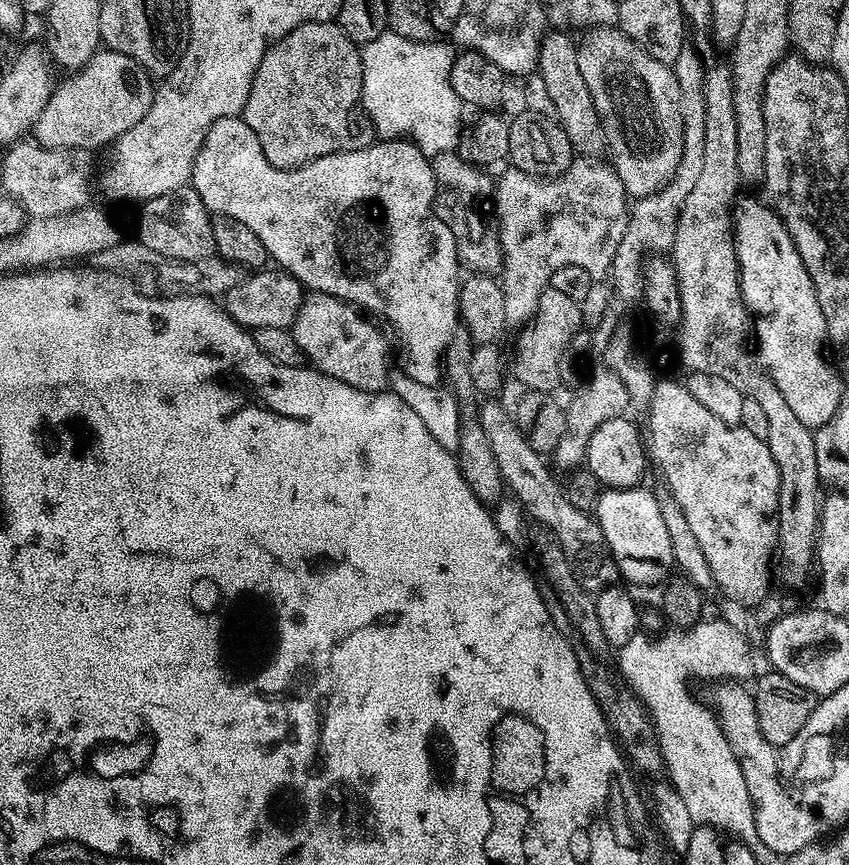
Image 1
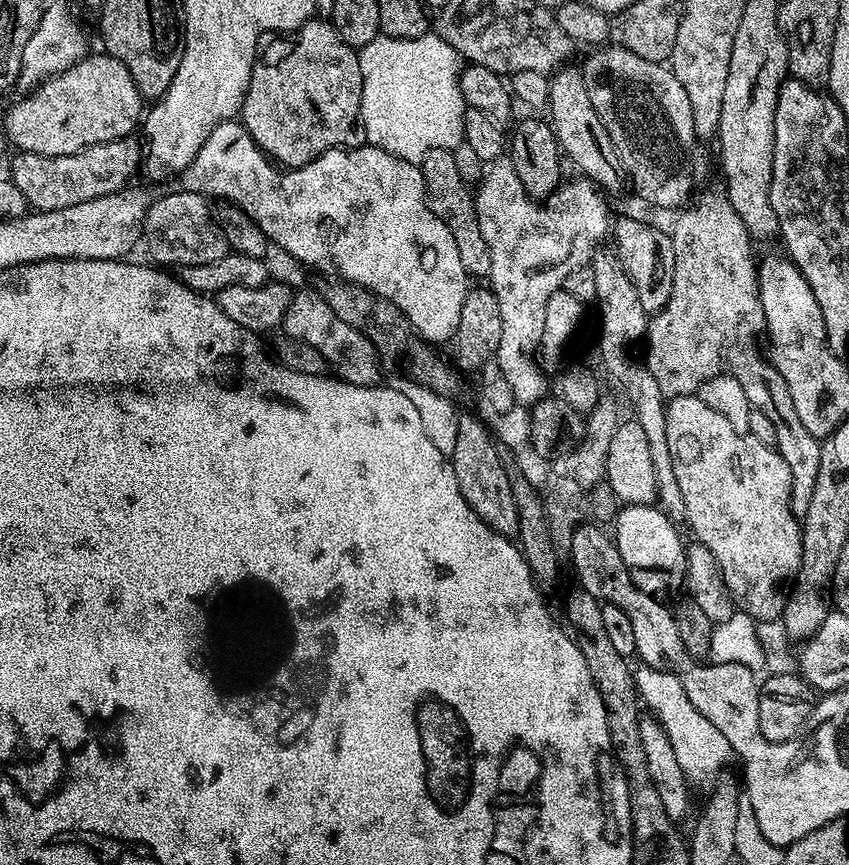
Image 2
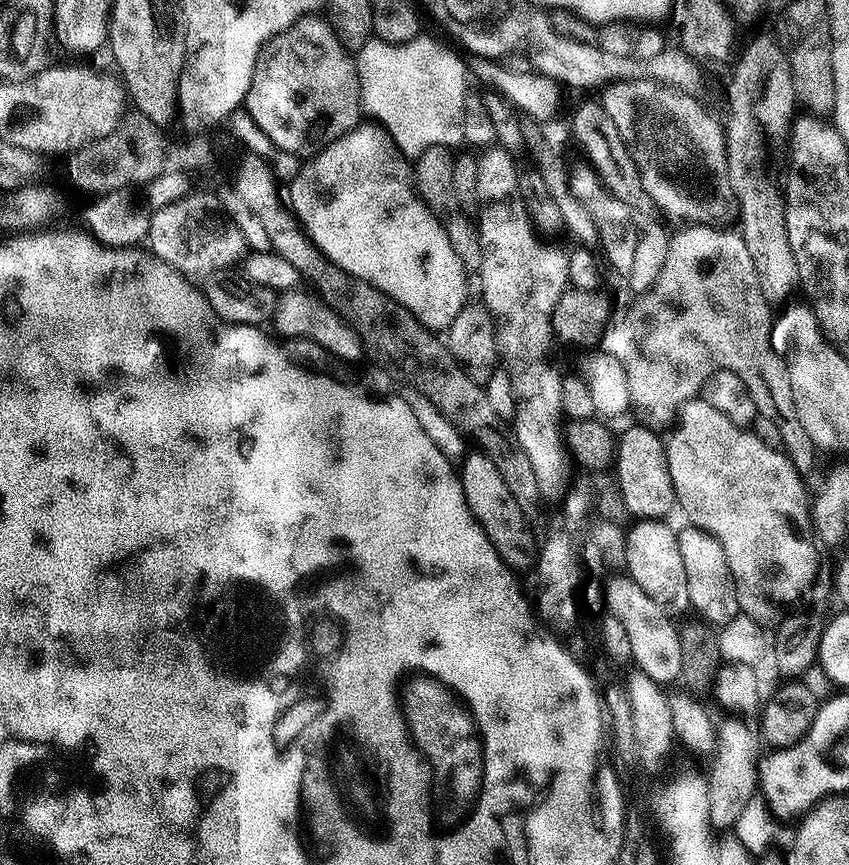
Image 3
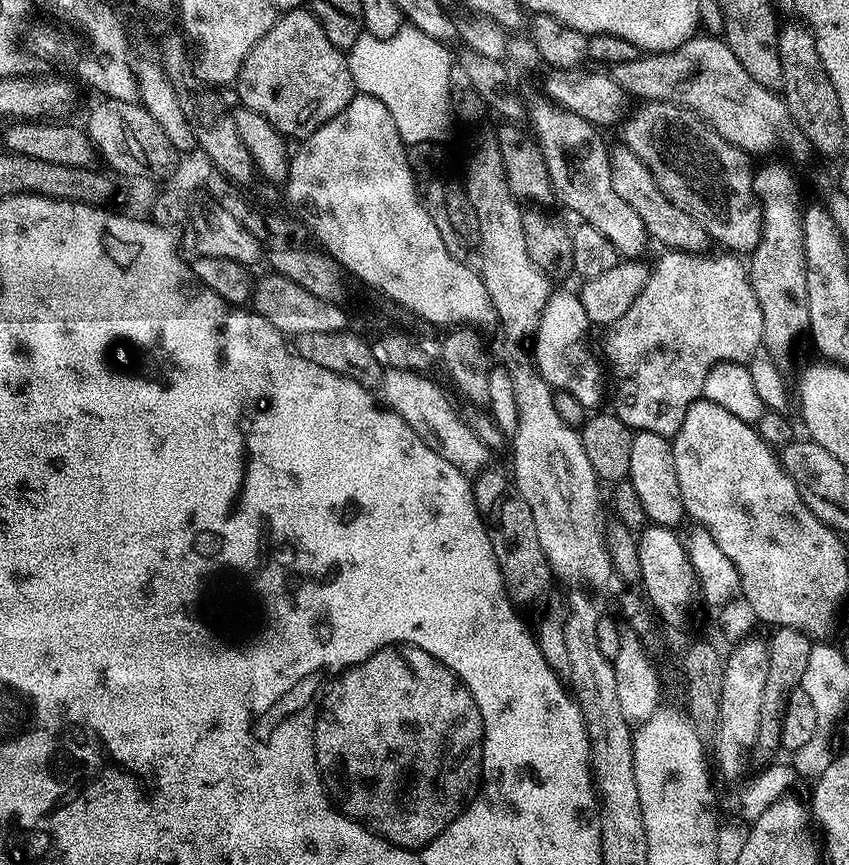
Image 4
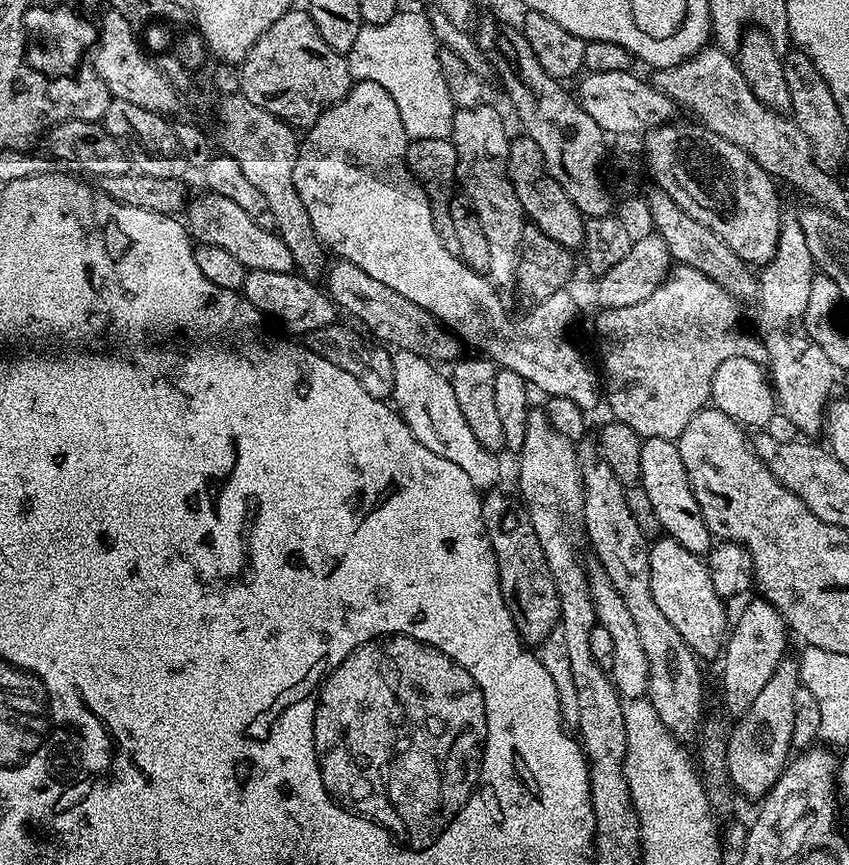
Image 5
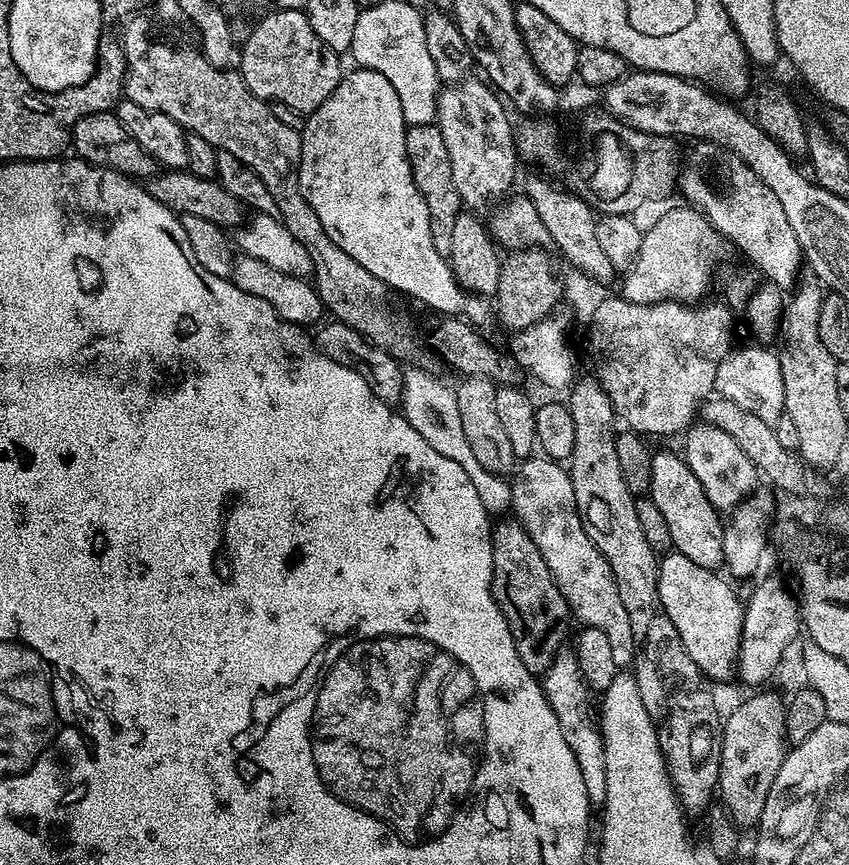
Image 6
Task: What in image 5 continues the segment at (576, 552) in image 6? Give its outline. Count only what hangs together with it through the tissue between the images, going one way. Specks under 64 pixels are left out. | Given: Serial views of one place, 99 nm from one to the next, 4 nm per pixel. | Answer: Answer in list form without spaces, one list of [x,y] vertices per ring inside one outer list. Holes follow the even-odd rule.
[[[592,562],[592,565],[589,563],[586,571],[593,609],[596,611],[596,623],[606,629],[614,641],[614,662],[610,669],[610,679],[625,701],[641,699],[648,690],[648,663],[646,654],[642,651],[642,638],[638,635],[634,617],[630,615],[626,602],[622,602],[622,594],[614,590],[614,582],[610,582],[606,570],[599,562]]]

